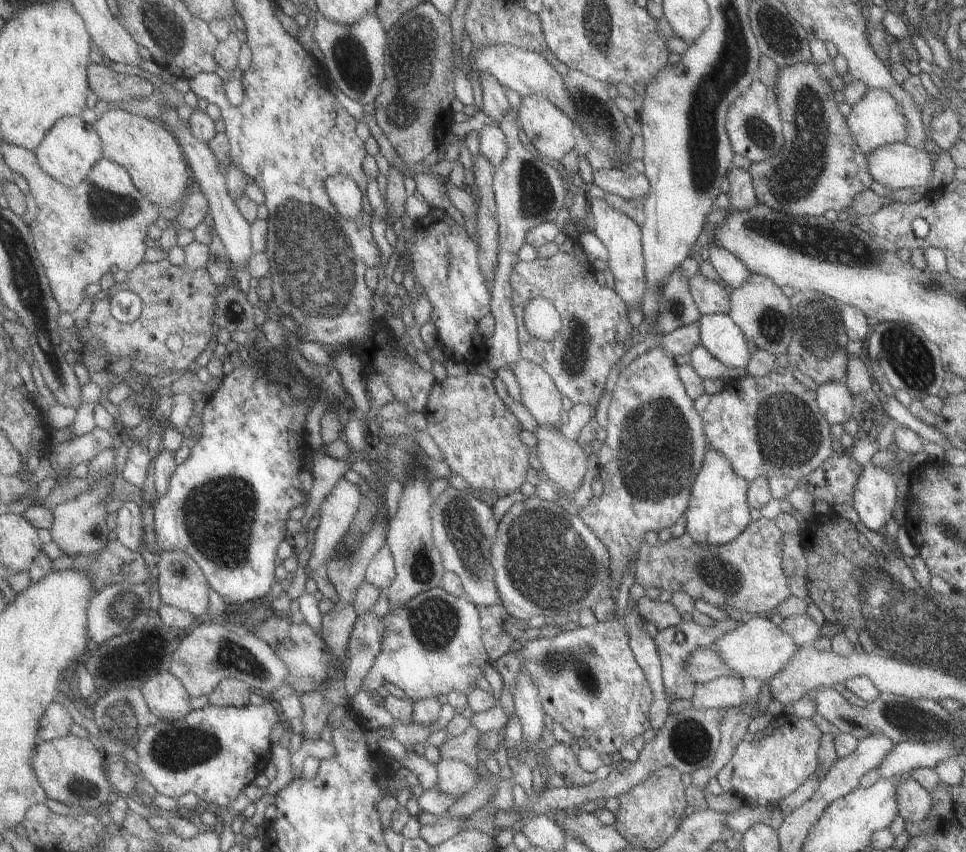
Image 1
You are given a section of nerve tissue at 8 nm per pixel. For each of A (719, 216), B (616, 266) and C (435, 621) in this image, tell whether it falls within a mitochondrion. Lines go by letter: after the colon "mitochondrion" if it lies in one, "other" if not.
A: other
B: other
C: mitochondrion

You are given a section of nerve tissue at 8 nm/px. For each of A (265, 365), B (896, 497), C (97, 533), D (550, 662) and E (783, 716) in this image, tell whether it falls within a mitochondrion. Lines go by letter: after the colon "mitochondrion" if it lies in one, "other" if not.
A: other
B: other
C: other
D: mitochondrion
E: other

